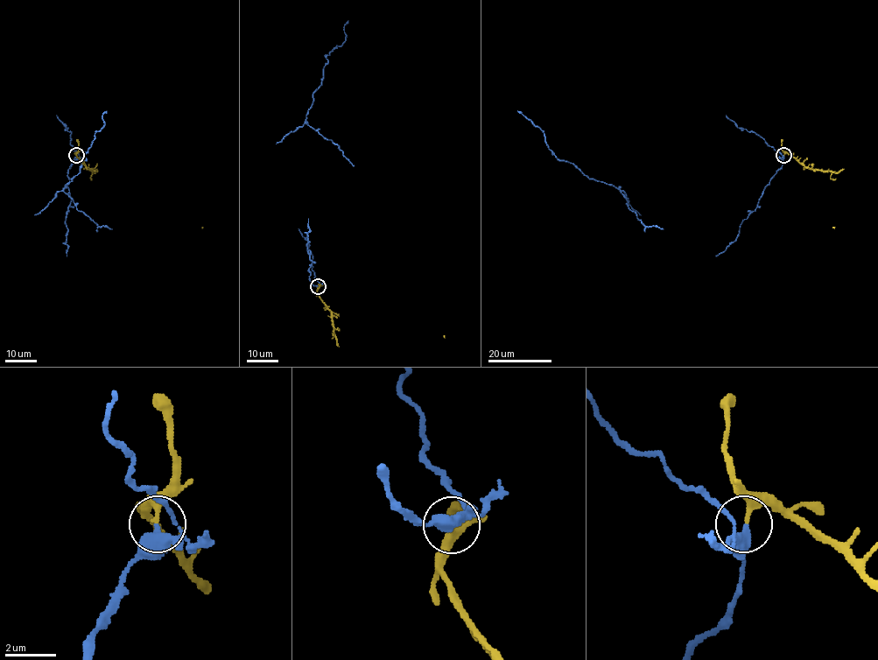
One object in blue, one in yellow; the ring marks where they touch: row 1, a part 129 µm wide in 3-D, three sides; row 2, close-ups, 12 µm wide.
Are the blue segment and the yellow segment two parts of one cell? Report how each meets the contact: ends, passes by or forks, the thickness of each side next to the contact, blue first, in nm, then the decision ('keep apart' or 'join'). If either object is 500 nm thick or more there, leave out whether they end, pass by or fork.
blue passes by | yellow ends | 360/240 nm | keep apart

